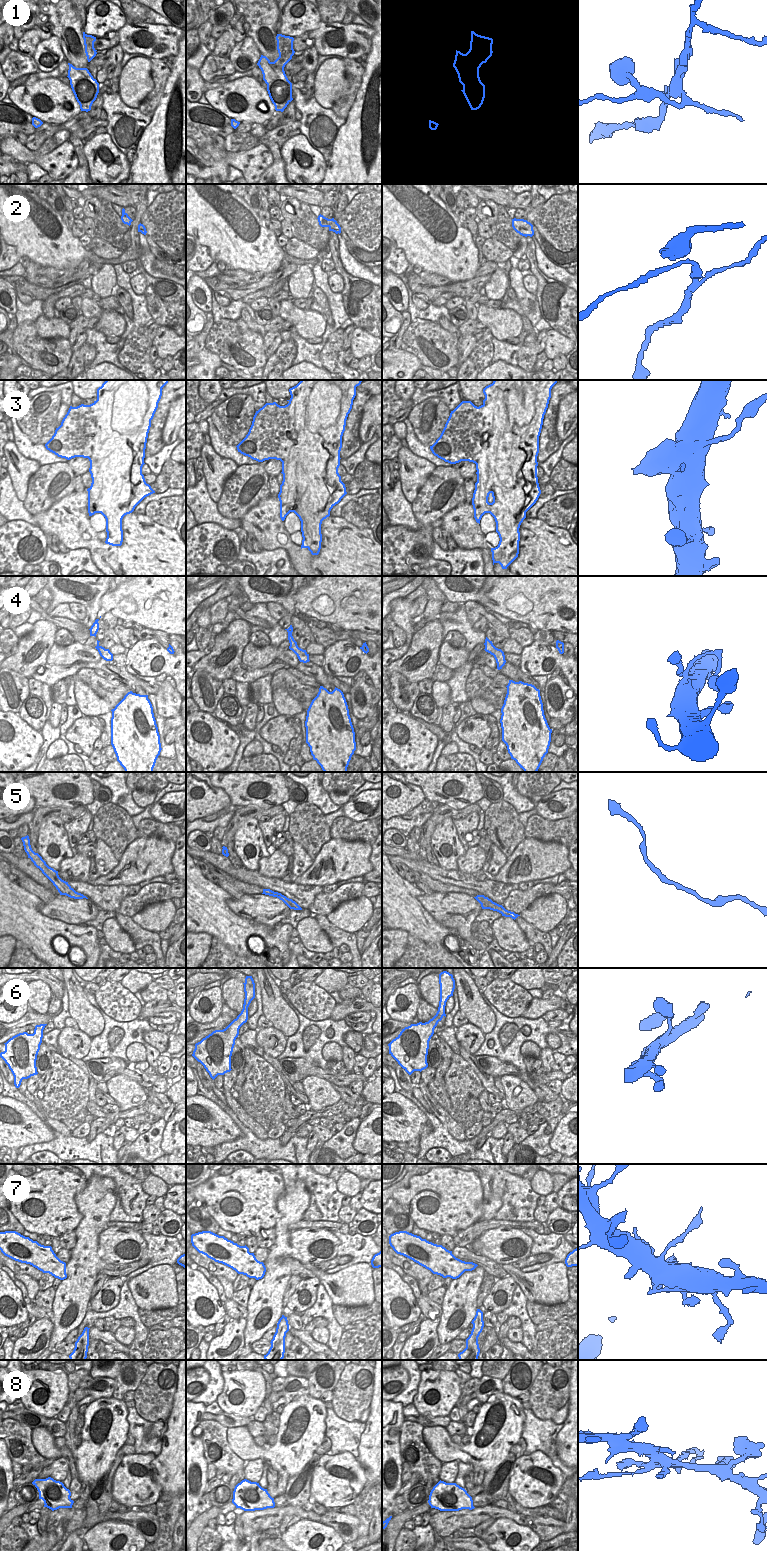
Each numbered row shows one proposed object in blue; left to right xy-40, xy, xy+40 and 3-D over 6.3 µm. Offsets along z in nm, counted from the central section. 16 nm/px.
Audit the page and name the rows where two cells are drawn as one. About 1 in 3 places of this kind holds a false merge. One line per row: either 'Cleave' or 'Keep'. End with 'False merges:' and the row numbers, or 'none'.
1: Cleave
2: Cleave
3: Cleave
4: Keep
5: Keep
6: Keep
7: Keep
8: Cleave
False merges: 1, 2, 3, 8.

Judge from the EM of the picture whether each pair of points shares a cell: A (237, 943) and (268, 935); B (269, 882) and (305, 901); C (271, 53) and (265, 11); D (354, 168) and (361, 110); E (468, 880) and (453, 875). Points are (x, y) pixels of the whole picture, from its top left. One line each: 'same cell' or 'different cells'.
A: same cell
B: same cell
C: same cell
D: same cell
E: same cell

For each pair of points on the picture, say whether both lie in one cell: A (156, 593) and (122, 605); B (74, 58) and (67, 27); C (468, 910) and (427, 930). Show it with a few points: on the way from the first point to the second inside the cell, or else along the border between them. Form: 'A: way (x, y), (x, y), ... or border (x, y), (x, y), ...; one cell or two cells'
A: way (148, 600), (133, 600), (130, 602); one cell
B: way (74, 50), (70, 35); one cell
C: border (423, 907), (439, 923), (454, 928), (458, 935); two cells

